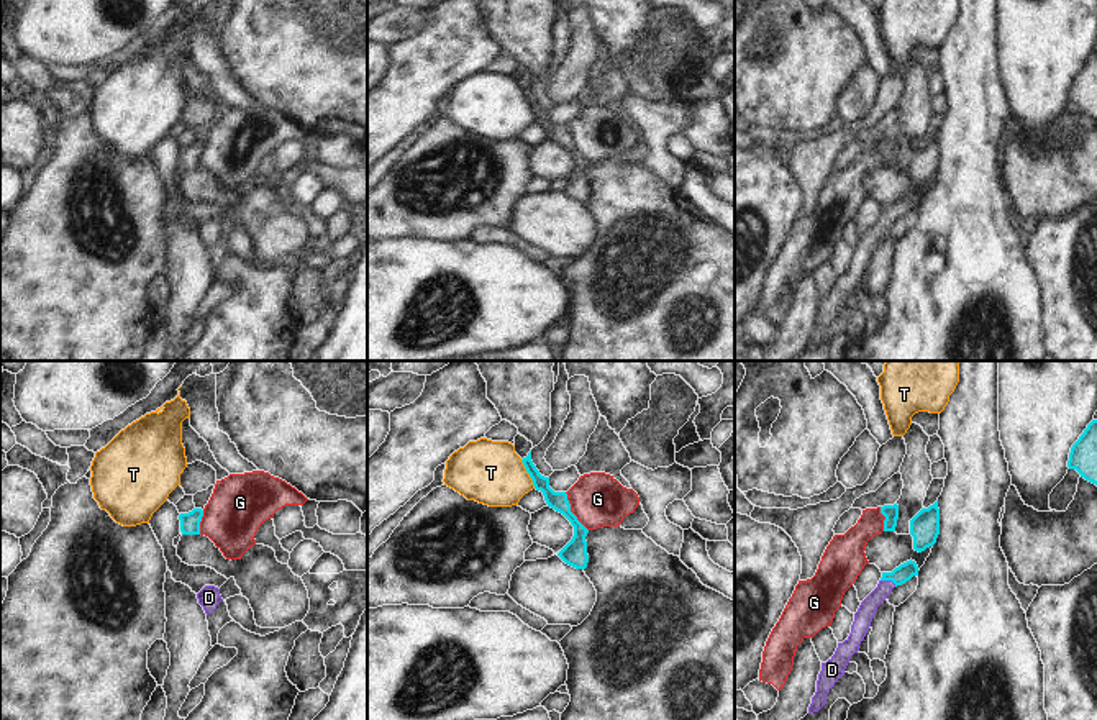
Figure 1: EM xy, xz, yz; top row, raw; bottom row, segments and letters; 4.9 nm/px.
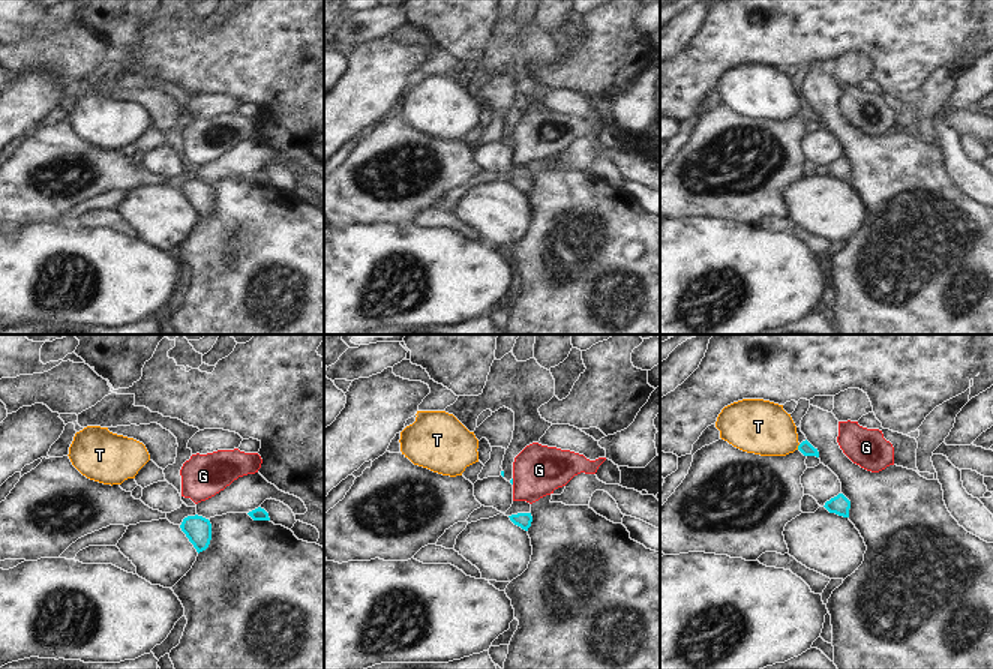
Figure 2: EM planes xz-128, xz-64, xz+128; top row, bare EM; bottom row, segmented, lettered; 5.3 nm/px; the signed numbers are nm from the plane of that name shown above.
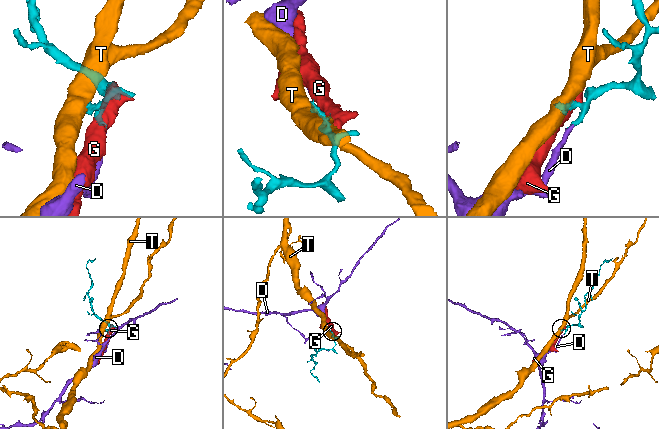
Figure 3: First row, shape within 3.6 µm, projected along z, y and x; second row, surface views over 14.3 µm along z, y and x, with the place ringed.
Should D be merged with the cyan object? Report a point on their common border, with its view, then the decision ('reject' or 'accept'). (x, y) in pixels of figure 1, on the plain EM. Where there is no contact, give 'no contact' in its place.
yz (889, 212) | accept

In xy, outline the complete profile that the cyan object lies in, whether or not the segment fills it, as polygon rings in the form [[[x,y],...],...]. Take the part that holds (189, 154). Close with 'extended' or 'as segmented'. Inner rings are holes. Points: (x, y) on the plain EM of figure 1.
[[[193,141],[189,146],[180,146],[179,153],[182,167],[200,167],[202,149],[203,149],[202,141]]]; as segmented

